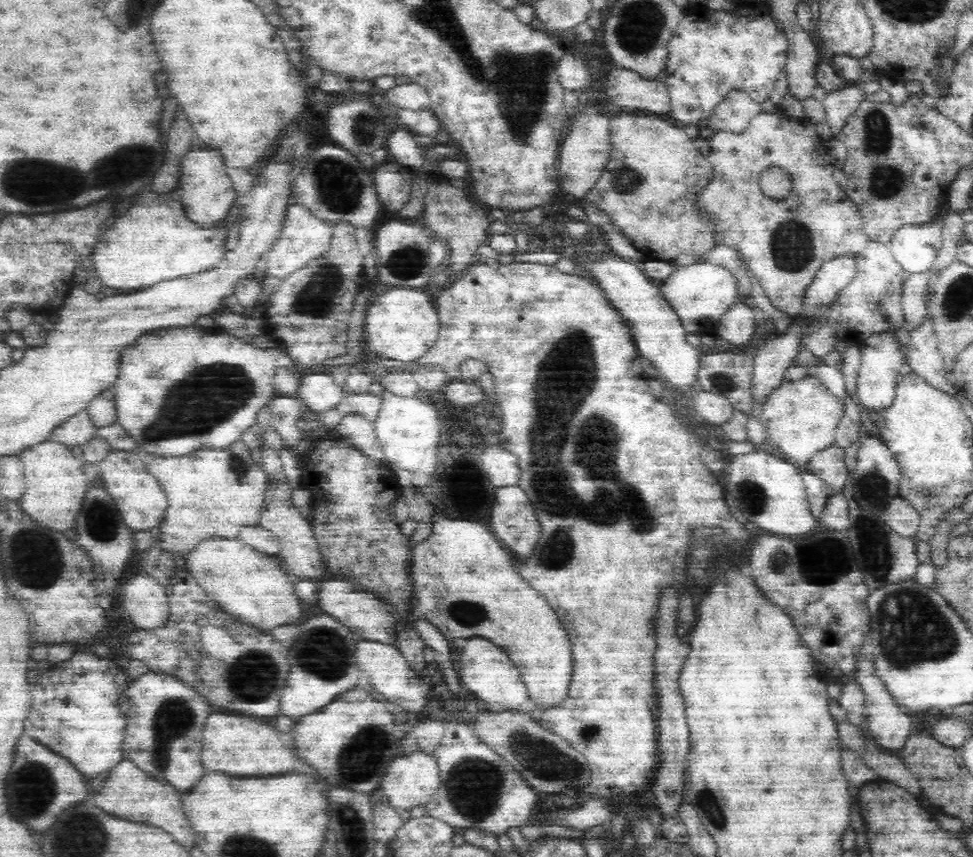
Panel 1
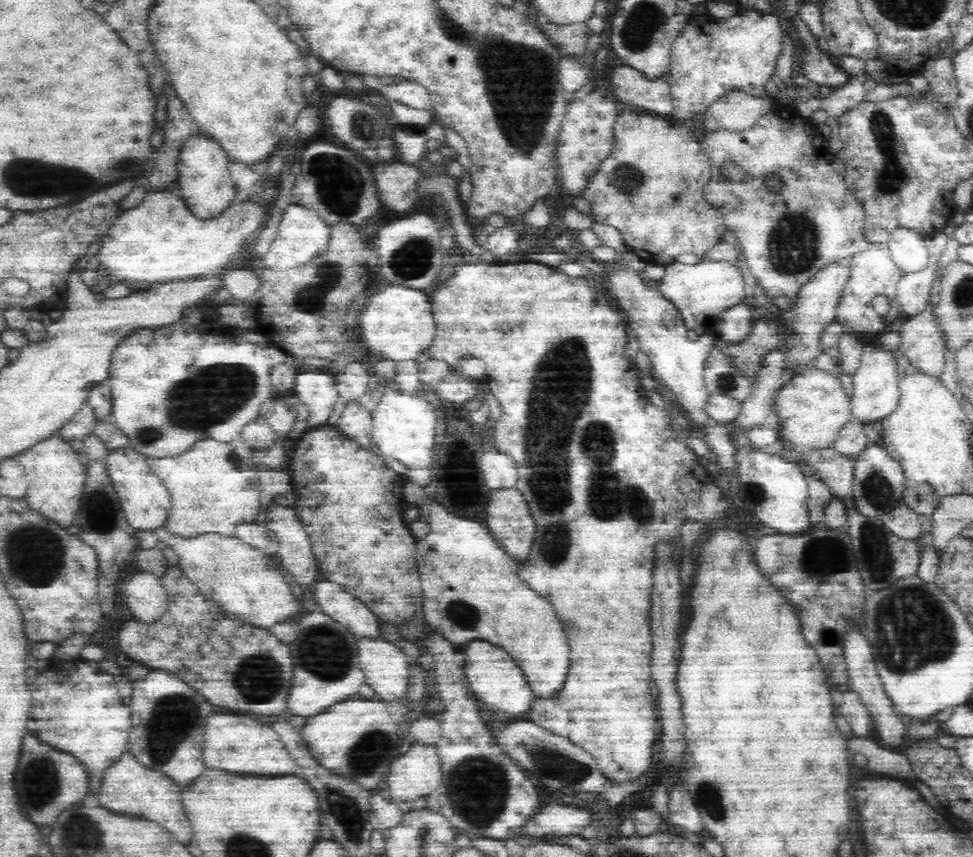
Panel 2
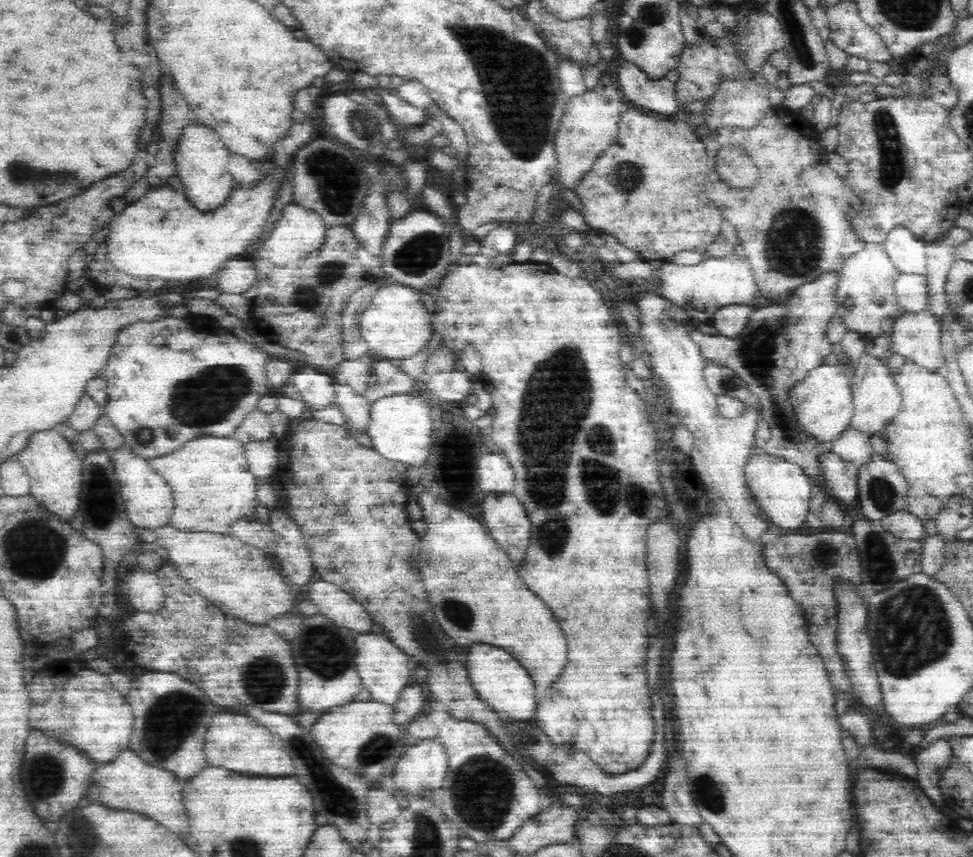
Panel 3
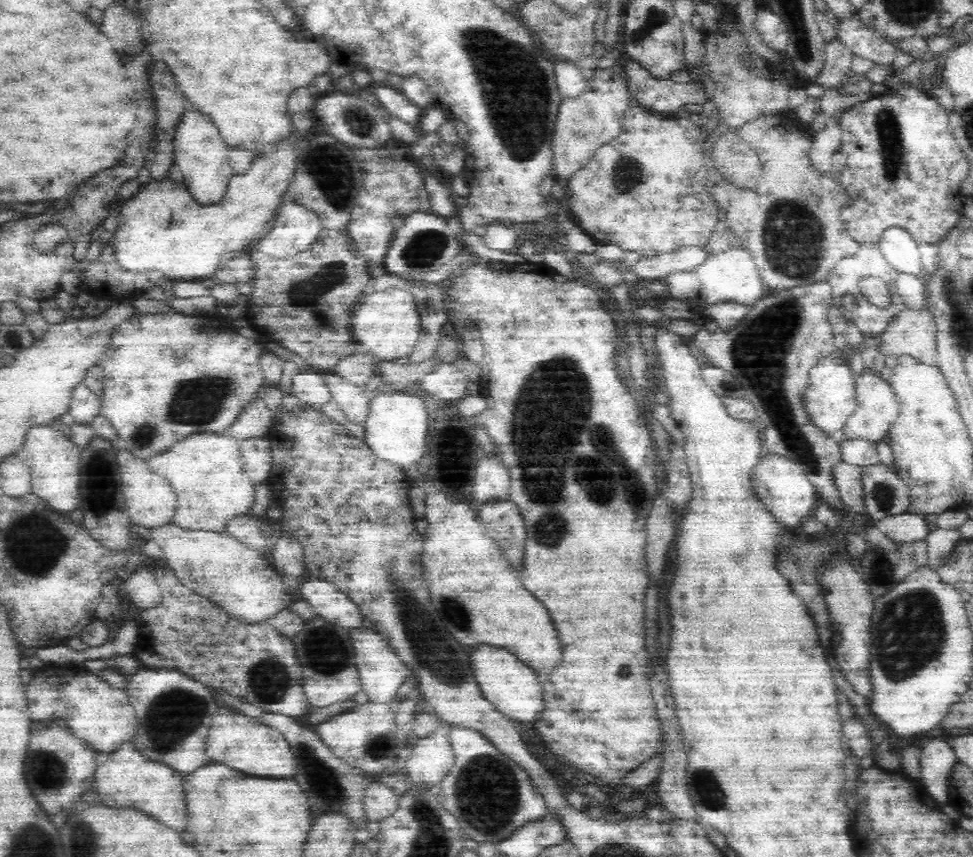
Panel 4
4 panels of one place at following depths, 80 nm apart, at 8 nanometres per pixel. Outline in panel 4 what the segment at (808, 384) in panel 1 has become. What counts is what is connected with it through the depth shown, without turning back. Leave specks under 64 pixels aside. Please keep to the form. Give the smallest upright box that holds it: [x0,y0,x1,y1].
[805,354,857,430]

